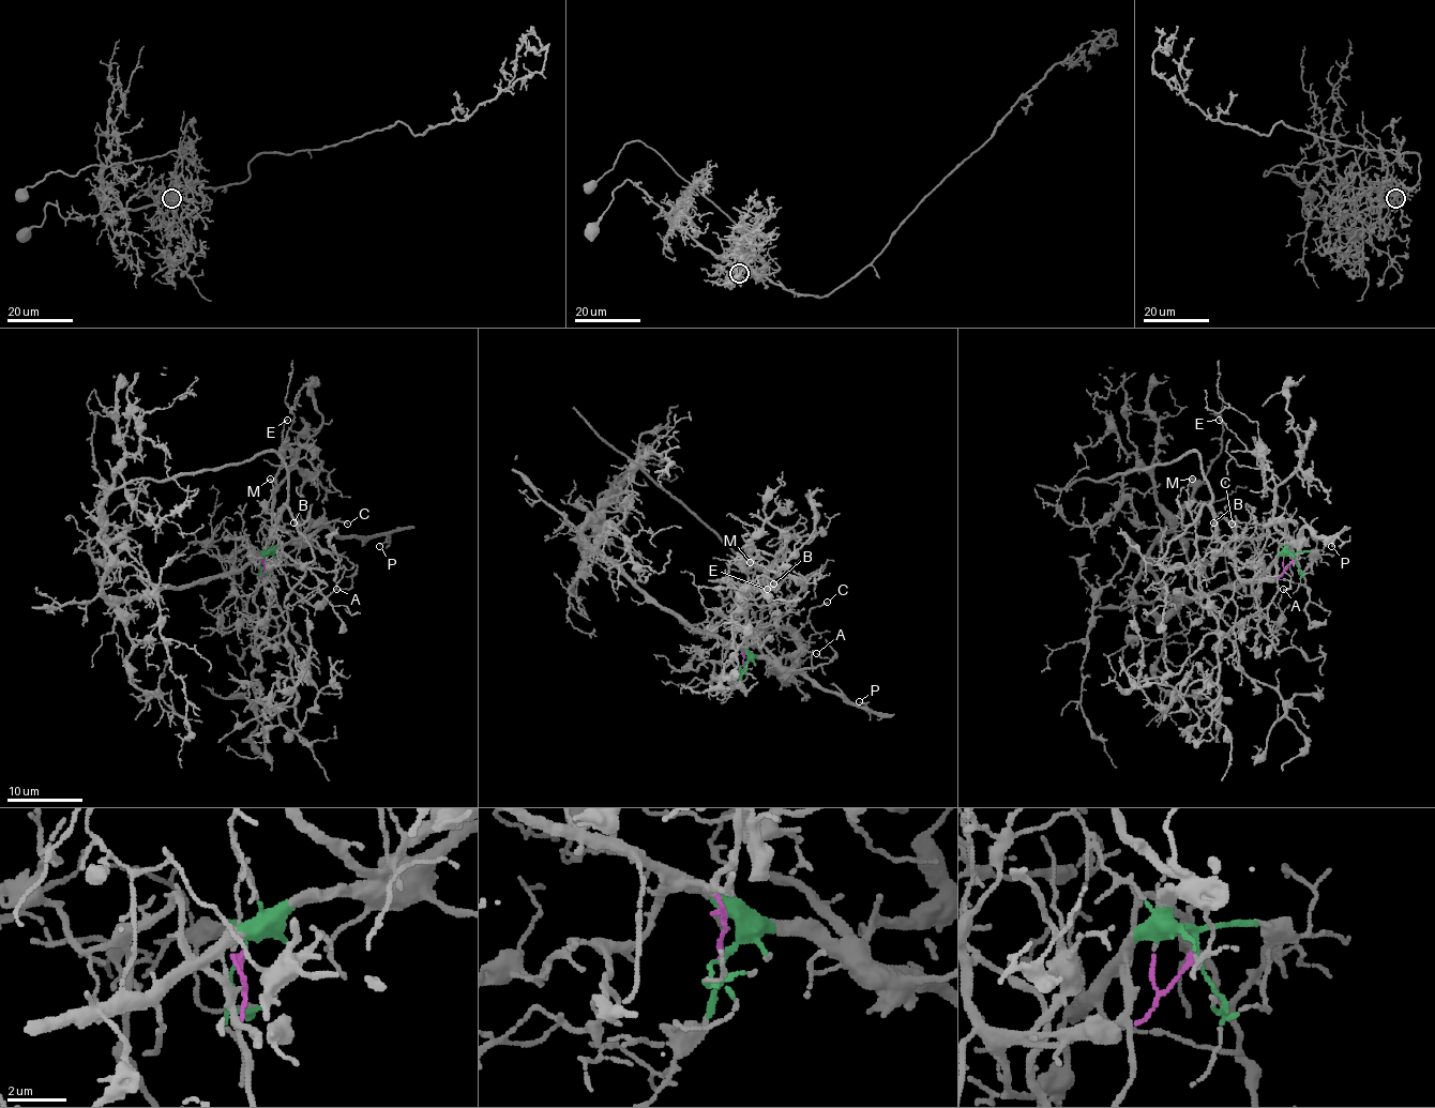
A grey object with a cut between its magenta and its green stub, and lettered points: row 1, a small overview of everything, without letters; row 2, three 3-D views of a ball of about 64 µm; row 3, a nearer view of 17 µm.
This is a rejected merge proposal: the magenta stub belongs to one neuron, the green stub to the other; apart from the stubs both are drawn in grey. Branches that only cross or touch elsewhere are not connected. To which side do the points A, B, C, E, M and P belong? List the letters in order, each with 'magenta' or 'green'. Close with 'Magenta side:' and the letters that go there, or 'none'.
A: green
B: magenta
C: green
E: green
M: magenta
P: green
Magenta side: B, M

